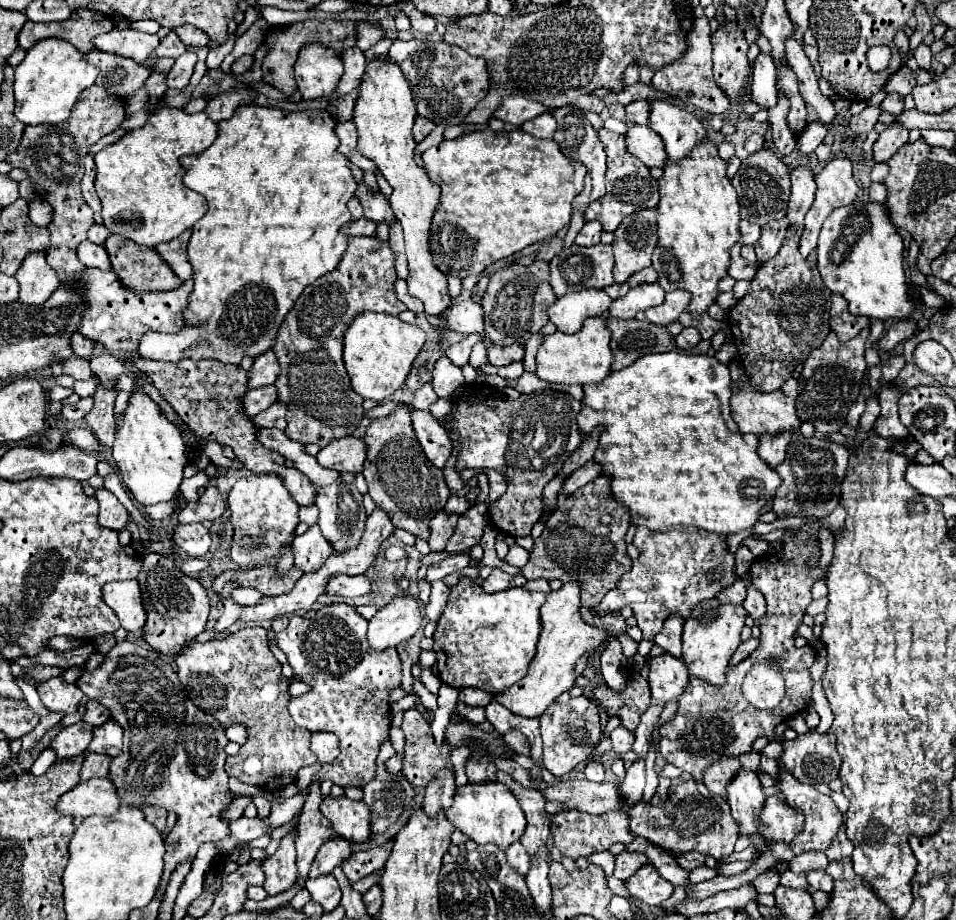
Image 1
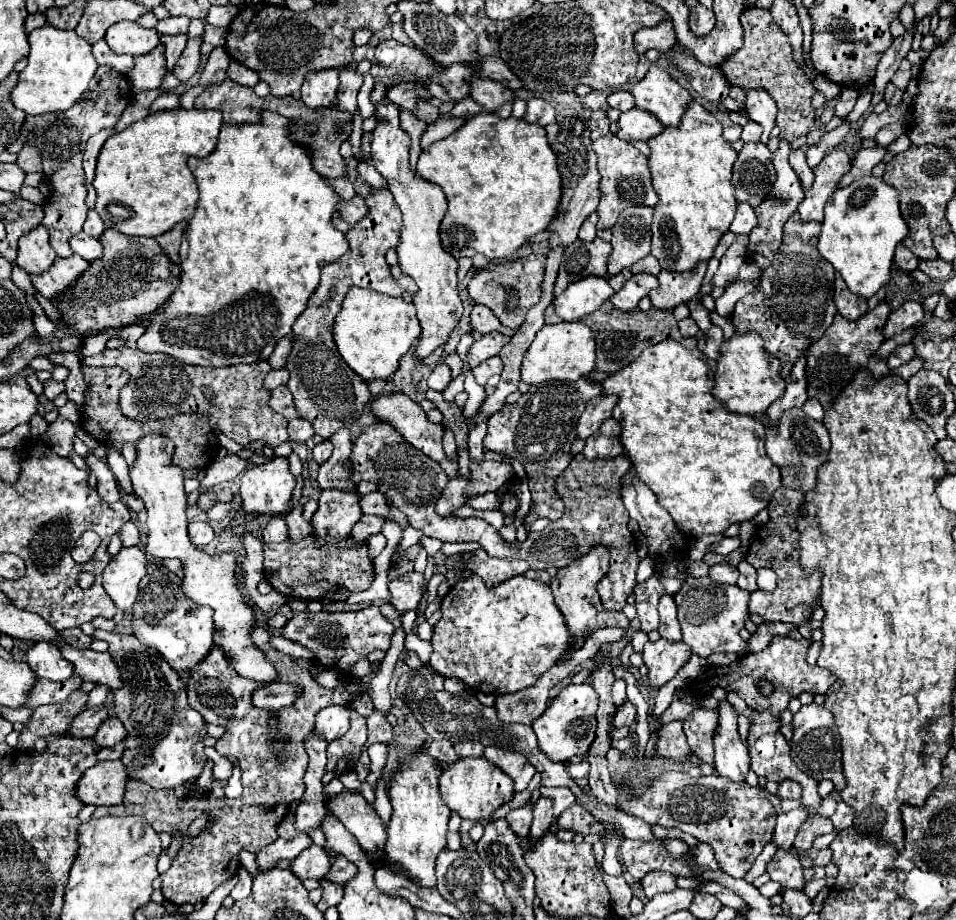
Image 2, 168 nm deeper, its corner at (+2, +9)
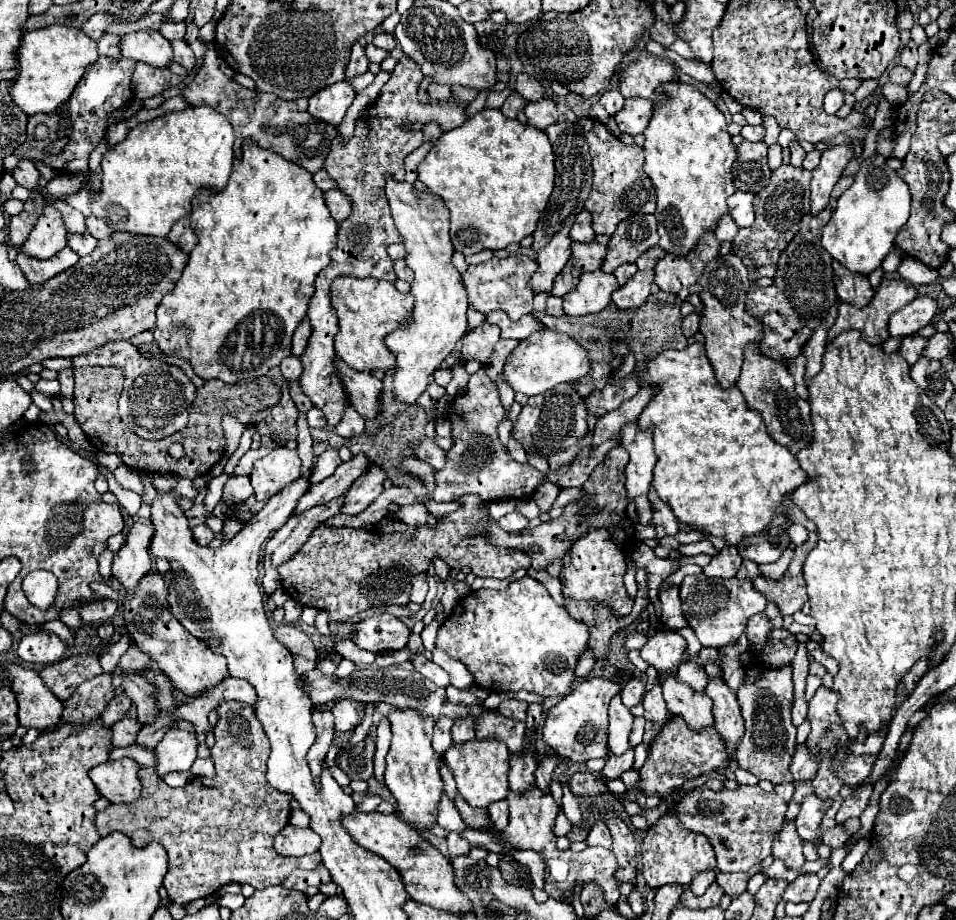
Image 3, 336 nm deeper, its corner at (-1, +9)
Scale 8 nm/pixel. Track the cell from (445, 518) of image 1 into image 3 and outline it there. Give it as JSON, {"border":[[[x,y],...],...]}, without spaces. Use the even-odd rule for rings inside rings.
{"border":[[[480,368],[476,374],[470,376],[466,392],[452,398],[448,408],[454,444],[448,450],[446,466],[436,472],[436,488],[432,492],[432,498],[436,502],[452,502],[464,494],[480,494],[486,502],[492,502],[496,498],[526,498],[532,496],[542,486],[542,482],[550,482],[560,488],[578,488],[588,480],[600,460],[604,460],[604,456],[620,444],[616,438],[604,440],[598,448],[592,448],[590,456],[576,456],[570,464],[558,466],[556,470],[548,468],[546,472],[540,472],[528,462],[516,462],[506,452],[498,438],[498,424],[504,418],[506,410],[498,400],[498,388],[486,376],[486,368]]]}

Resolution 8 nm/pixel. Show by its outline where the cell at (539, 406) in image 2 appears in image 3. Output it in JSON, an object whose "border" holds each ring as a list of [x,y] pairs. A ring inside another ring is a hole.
{"border":[[[560,384],[552,390],[548,390],[544,396],[540,394],[540,396],[530,398],[528,404],[522,408],[522,412],[514,424],[512,436],[524,446],[526,452],[536,452],[536,454],[548,458],[554,452],[570,448],[588,432],[584,400],[582,400],[582,396],[576,396],[570,386],[572,384]]]}

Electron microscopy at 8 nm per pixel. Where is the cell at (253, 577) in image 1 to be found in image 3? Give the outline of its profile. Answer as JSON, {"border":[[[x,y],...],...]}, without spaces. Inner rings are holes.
{"border":[[[460,496],[458,498],[460,508],[436,526],[432,532],[430,528],[422,526],[414,536],[406,536],[400,532],[392,534],[380,534],[376,528],[348,528],[348,526],[328,526],[322,524],[312,532],[308,542],[300,548],[296,556],[292,556],[288,562],[284,562],[278,572],[282,576],[282,586],[288,592],[288,596],[302,606],[314,606],[318,610],[328,612],[328,622],[344,624],[352,616],[356,616],[362,610],[368,608],[386,608],[386,606],[406,606],[410,602],[410,576],[416,576],[420,572],[426,572],[426,568],[432,564],[434,558],[442,558],[450,568],[462,570],[470,568],[472,574],[482,578],[508,578],[520,568],[530,568],[530,558],[526,552],[520,552],[516,548],[500,548],[494,544],[488,544],[486,532],[474,530],[474,524],[486,524],[488,516],[482,514],[482,506],[486,504],[480,500],[480,496]]]}

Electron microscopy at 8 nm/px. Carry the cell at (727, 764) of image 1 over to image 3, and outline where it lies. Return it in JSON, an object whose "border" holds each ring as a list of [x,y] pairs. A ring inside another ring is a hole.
{"border":[[[674,674],[662,680],[662,696],[672,714],[680,714],[692,730],[712,726],[712,700],[704,692],[692,690]]]}

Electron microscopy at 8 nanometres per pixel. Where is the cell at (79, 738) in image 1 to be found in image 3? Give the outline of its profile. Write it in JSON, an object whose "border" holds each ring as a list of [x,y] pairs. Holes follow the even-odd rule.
{"border":[[[118,694],[118,696],[108,704],[108,708],[100,714],[100,720],[102,720],[104,726],[112,726],[114,722],[122,720],[122,718],[128,714],[130,708],[132,708],[132,700],[128,700],[128,696]]]}

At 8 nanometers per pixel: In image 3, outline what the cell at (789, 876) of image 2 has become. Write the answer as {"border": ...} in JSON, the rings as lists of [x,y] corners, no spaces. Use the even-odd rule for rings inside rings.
{"border":[[[784,822],[780,834],[776,834],[774,848],[772,848],[774,858],[782,858],[788,868],[800,868],[804,864],[804,854],[802,854],[802,840],[796,836],[794,822]]]}

